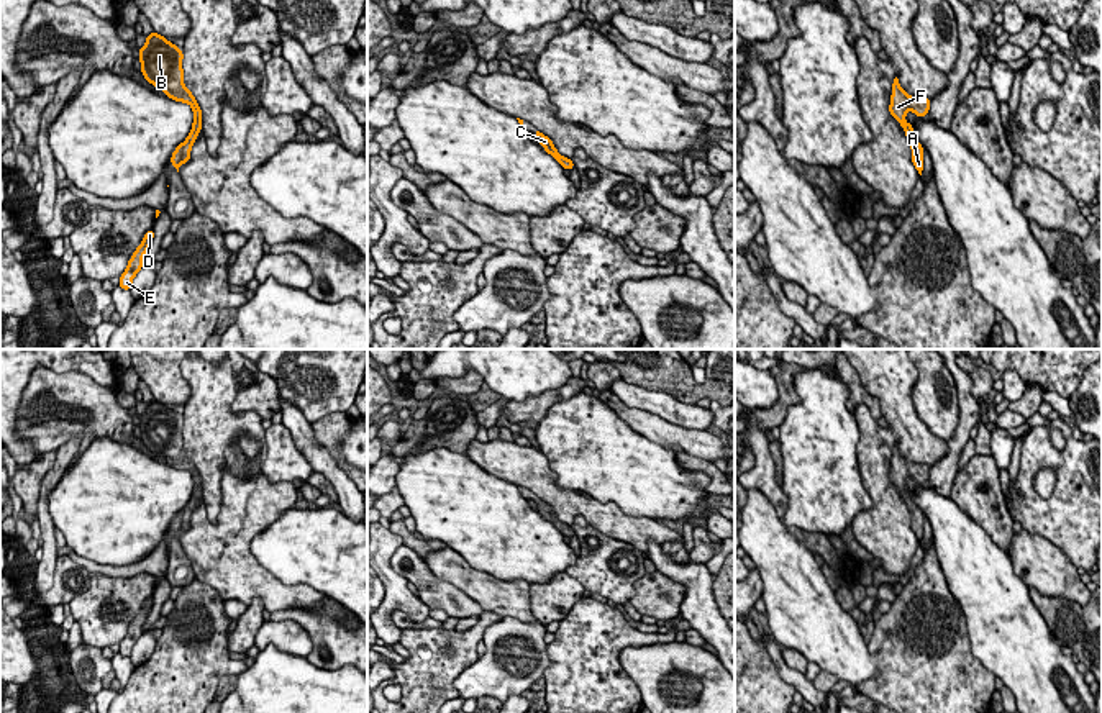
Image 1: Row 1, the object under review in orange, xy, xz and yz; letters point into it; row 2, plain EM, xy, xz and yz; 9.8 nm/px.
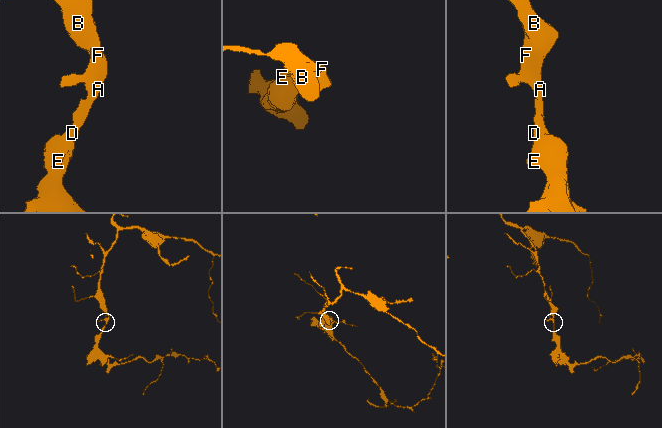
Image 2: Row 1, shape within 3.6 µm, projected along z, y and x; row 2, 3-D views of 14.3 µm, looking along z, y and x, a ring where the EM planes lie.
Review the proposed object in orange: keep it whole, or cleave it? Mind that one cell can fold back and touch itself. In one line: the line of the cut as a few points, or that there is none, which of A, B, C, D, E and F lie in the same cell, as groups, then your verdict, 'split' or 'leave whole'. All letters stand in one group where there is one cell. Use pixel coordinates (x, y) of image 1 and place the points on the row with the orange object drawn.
no cut; A B C D E F; leave whole

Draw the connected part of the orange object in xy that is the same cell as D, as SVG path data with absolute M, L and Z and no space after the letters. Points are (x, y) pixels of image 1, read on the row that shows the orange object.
M149 229L144 234L141 244L133 252L131 259L128 261L128 266L126 266L125 272L120 275L120 284L118 284L118 287L121 287L123 290L131 288L133 279L143 267L143 257L148 252L149 246L153 243L153 238L154 238L154 231Z

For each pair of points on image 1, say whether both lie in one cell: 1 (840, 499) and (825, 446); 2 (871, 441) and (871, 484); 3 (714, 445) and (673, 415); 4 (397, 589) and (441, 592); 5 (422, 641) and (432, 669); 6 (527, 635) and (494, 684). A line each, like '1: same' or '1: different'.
1: same
2: same
3: different
4: different
5: same
6: same

